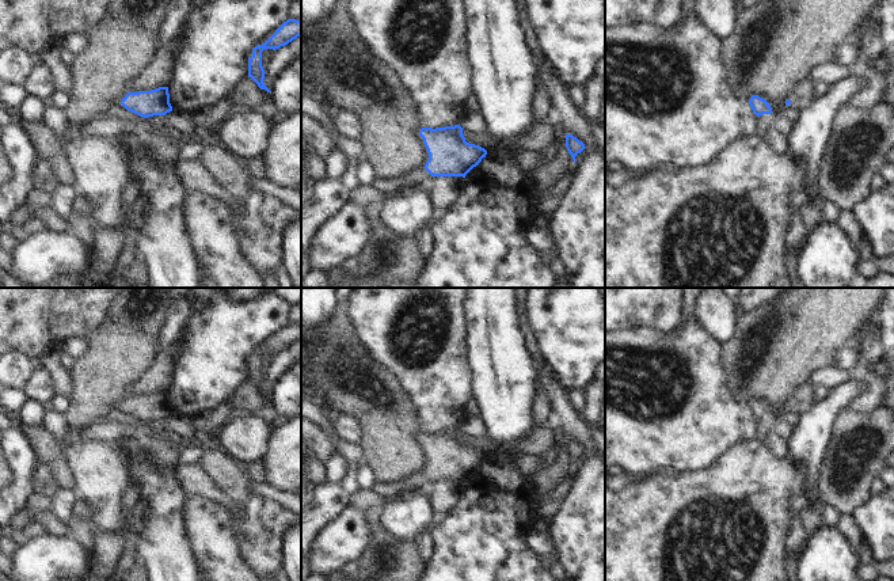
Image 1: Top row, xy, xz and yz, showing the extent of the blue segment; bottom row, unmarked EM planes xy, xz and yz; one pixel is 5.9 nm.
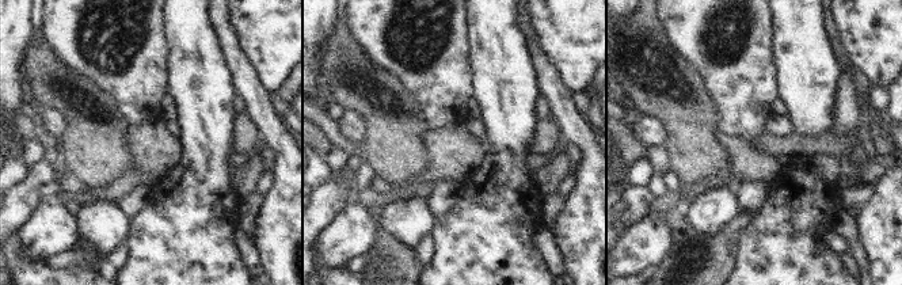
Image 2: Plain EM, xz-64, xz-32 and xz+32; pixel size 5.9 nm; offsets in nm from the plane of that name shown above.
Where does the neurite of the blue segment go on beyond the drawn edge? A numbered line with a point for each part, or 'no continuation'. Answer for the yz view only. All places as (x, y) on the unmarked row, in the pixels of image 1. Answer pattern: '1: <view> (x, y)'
1: yz (798, 407)

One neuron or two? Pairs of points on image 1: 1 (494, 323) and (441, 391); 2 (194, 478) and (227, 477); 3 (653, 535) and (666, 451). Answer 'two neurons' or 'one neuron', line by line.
1: two neurons
2: two neurons
3: two neurons

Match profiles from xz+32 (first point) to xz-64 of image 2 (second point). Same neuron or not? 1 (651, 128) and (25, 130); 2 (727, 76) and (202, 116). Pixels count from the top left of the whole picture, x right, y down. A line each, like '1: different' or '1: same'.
1: different
2: different

